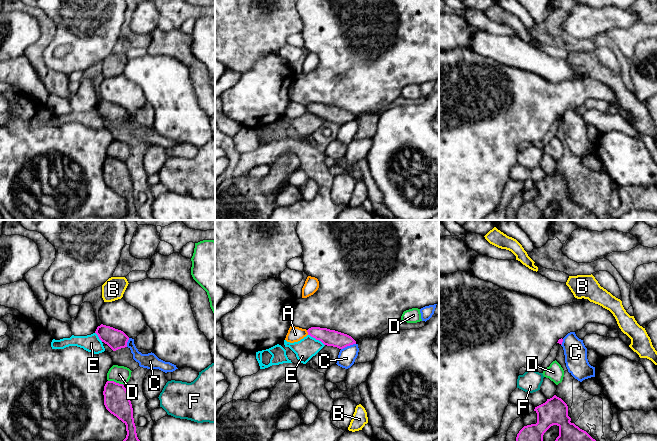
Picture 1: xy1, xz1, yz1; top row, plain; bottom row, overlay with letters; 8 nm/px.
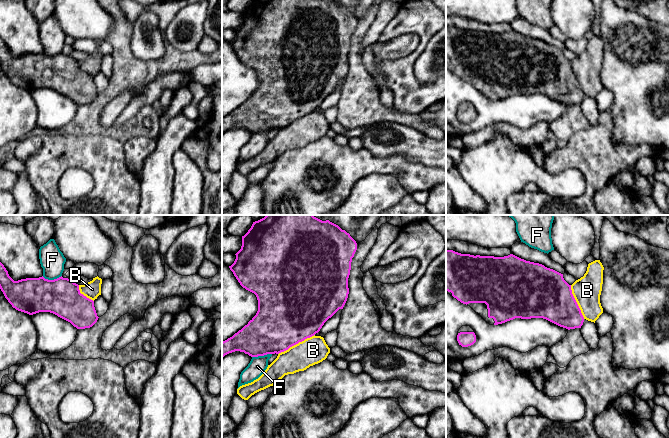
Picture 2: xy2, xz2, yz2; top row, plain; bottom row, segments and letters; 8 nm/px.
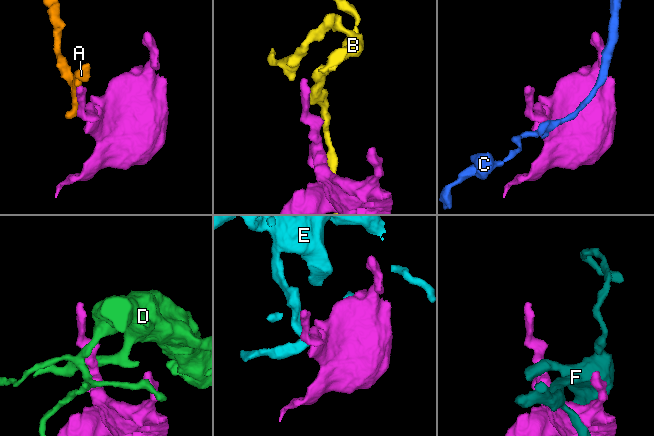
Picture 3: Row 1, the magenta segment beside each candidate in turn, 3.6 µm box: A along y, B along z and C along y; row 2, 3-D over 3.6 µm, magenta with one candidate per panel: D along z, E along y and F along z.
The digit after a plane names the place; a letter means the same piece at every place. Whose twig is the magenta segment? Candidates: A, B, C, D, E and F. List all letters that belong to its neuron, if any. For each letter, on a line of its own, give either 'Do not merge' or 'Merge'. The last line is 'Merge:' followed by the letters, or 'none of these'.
A: Do not merge
B: Merge
C: Do not merge
D: Do not merge
E: Do not merge
F: Do not merge
Merge: B

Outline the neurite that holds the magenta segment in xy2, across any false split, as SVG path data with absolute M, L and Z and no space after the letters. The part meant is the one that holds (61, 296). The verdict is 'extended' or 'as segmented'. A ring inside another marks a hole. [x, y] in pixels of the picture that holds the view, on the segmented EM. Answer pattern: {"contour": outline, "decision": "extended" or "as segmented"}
{"contour": "M0 262L0 289L13 308L29 315L50 312L70 322L77 329L90 328L97 322L99 317L94 307L94 300L101 295L101 284L102 279L98 276L84 285L78 285L62 276L54 280L42 276L14 281Z", "decision": "extended"}

